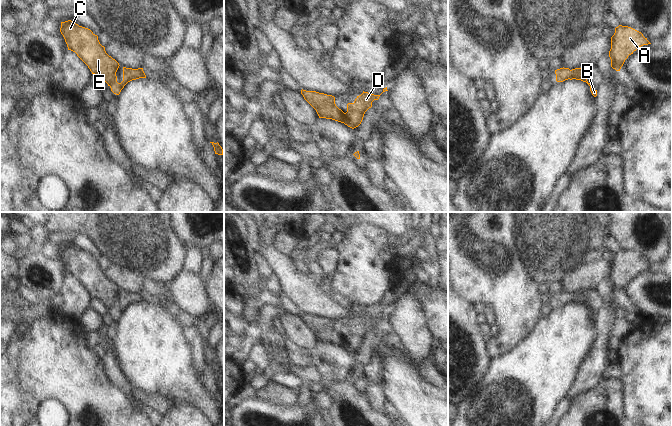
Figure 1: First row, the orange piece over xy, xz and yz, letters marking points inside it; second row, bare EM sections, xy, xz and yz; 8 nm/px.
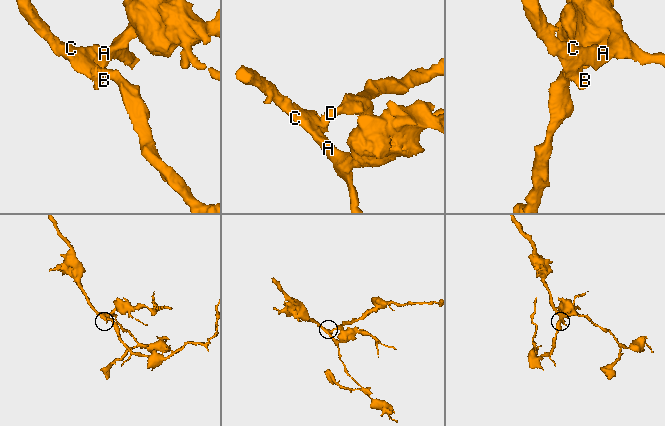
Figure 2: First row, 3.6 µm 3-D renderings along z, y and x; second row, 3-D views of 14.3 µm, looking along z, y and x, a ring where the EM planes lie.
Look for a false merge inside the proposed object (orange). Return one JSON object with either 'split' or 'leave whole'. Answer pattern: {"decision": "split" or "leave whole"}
{"decision": "leave whole"}

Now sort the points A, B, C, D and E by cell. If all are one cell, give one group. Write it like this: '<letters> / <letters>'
A B C D E

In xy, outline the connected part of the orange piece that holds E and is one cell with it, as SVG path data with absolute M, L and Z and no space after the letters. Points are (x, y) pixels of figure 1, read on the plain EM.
M71 244L61 246L60 256L65 263L68 274L75 276L88 290L92 298L103 303L114 318L119 319L128 306L146 302L143 292L123 291L123 305L118 307L116 296L120 289L106 277L105 271L100 268L97 259Z

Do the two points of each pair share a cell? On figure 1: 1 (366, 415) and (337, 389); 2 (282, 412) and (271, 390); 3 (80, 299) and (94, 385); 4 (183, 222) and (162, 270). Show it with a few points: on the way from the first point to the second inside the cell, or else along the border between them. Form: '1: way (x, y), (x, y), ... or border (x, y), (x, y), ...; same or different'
1: way (359, 409), (344, 394); same
2: border (257, 396), (278, 404), (297, 403); different
3: border (61, 310), (66, 315), (79, 319); different
4: border (172, 222), (176, 233), (183, 242); different

